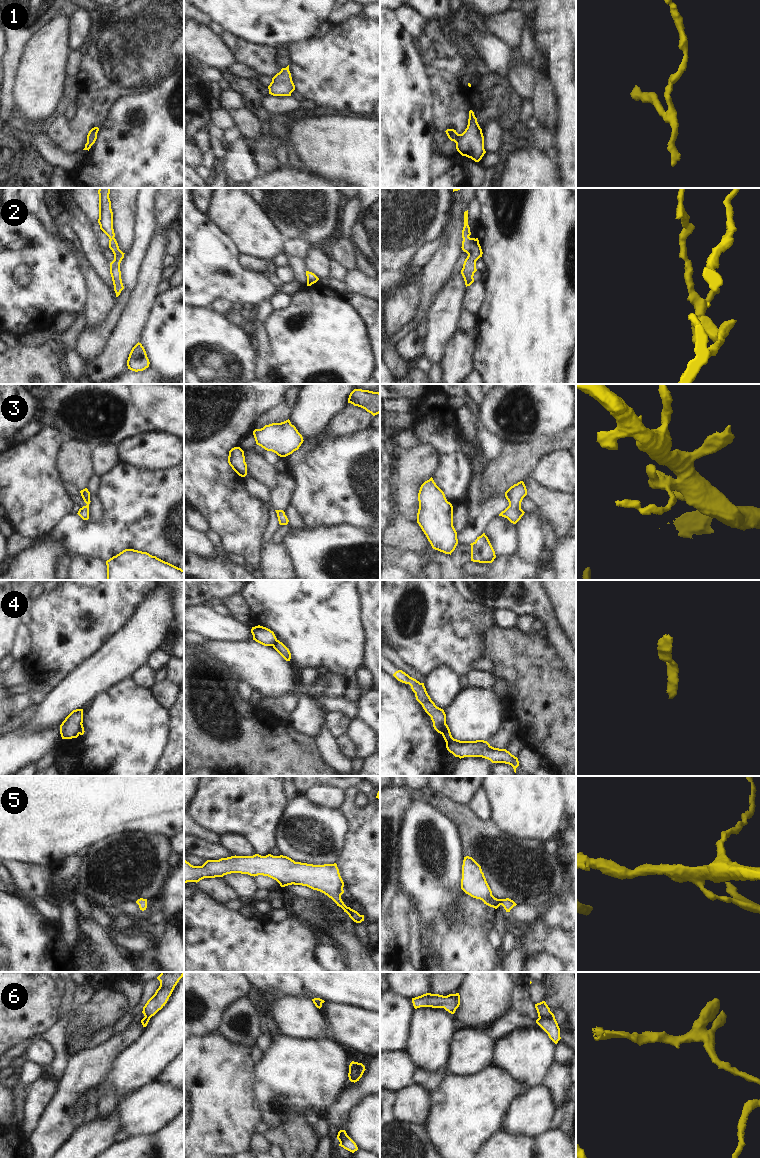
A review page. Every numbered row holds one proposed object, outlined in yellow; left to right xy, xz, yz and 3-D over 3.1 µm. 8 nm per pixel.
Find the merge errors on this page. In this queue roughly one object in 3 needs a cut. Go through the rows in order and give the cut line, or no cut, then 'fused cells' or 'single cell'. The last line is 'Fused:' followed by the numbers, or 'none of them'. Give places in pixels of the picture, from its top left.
1: no cut | single cell
2: no cut | single cell
3: no cut | single cell
4: yz (445, 722), (440, 733) | fused cells
5: no cut | single cell
6: yz (550, 1011), (539, 1017) | fused cells
Fused: 4, 6

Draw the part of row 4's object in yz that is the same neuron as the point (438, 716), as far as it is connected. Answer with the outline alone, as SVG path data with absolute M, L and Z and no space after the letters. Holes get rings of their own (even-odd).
M402 670L396 671L393 676L400 682L409 684L415 693L416 700L422 705L425 712L431 717L434 729L441 734L446 723L446 714L443 709L437 707L428 695L424 683L410 677Z

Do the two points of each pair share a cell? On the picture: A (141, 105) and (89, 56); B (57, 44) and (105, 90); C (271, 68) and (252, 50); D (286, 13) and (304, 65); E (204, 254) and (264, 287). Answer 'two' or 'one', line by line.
A: two
B: two
C: one
D: two
E: one

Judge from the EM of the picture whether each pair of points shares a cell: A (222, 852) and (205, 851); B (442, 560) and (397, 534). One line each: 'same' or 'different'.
A: same
B: same

